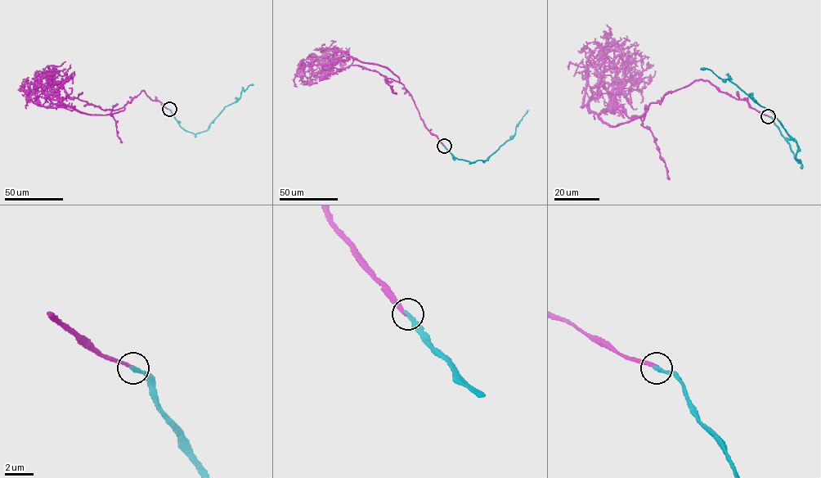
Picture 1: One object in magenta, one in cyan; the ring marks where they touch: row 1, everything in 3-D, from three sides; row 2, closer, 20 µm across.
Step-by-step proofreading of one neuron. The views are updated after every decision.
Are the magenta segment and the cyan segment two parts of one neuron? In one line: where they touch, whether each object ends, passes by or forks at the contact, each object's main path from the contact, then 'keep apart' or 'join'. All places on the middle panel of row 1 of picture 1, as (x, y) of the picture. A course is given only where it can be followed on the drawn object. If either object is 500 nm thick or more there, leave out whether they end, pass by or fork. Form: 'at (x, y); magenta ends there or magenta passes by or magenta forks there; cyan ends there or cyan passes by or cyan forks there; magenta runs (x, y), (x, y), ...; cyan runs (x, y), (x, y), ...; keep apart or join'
at (444, 146); magenta ends there; cyan ends there; magenta runs (444, 146), (425, 126), (399, 78), (384, 67), (351, 56), (305, 65), (304, 74), (311, 81), (300, 83); cyan runs (444, 146), (459, 159), (470, 162), (486, 160), (514, 134), (516, 125), (527, 110); join

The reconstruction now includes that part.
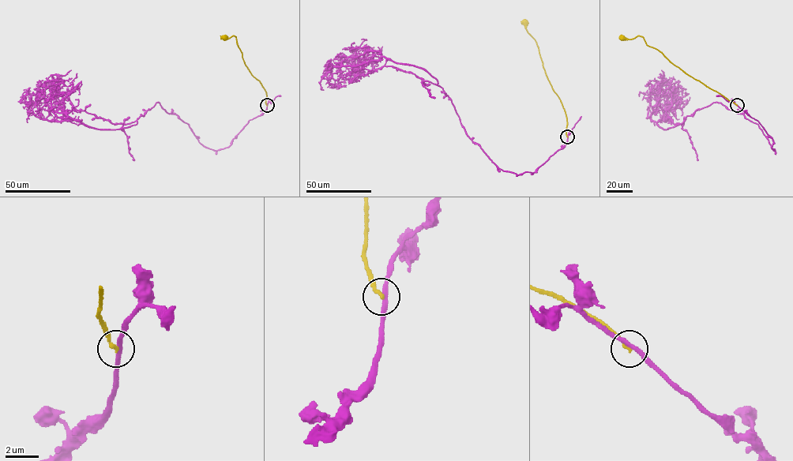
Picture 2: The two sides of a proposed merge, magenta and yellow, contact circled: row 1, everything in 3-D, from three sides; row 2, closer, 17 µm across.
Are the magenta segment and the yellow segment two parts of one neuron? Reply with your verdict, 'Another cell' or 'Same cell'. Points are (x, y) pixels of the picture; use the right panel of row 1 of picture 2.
Another cell

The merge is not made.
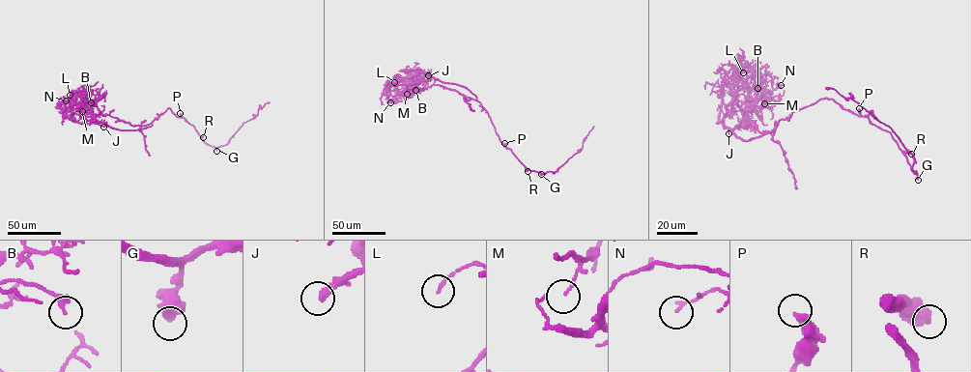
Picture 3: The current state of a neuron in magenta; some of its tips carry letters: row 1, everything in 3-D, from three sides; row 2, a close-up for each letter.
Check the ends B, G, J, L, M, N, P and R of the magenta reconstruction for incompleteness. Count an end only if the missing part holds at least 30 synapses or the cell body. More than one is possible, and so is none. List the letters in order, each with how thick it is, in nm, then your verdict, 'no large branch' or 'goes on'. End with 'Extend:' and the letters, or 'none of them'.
B: calibre 240 nm; no large branch
G: calibre 600 nm; no large branch
J: calibre 280 nm; goes on
L: calibre 130 nm; no large branch
M: calibre 70 nm; no large branch
N: calibre 130 nm; no large branch
P: calibre 440 nm; no large branch
R: calibre 500 nm; no large branch
Extend: J

